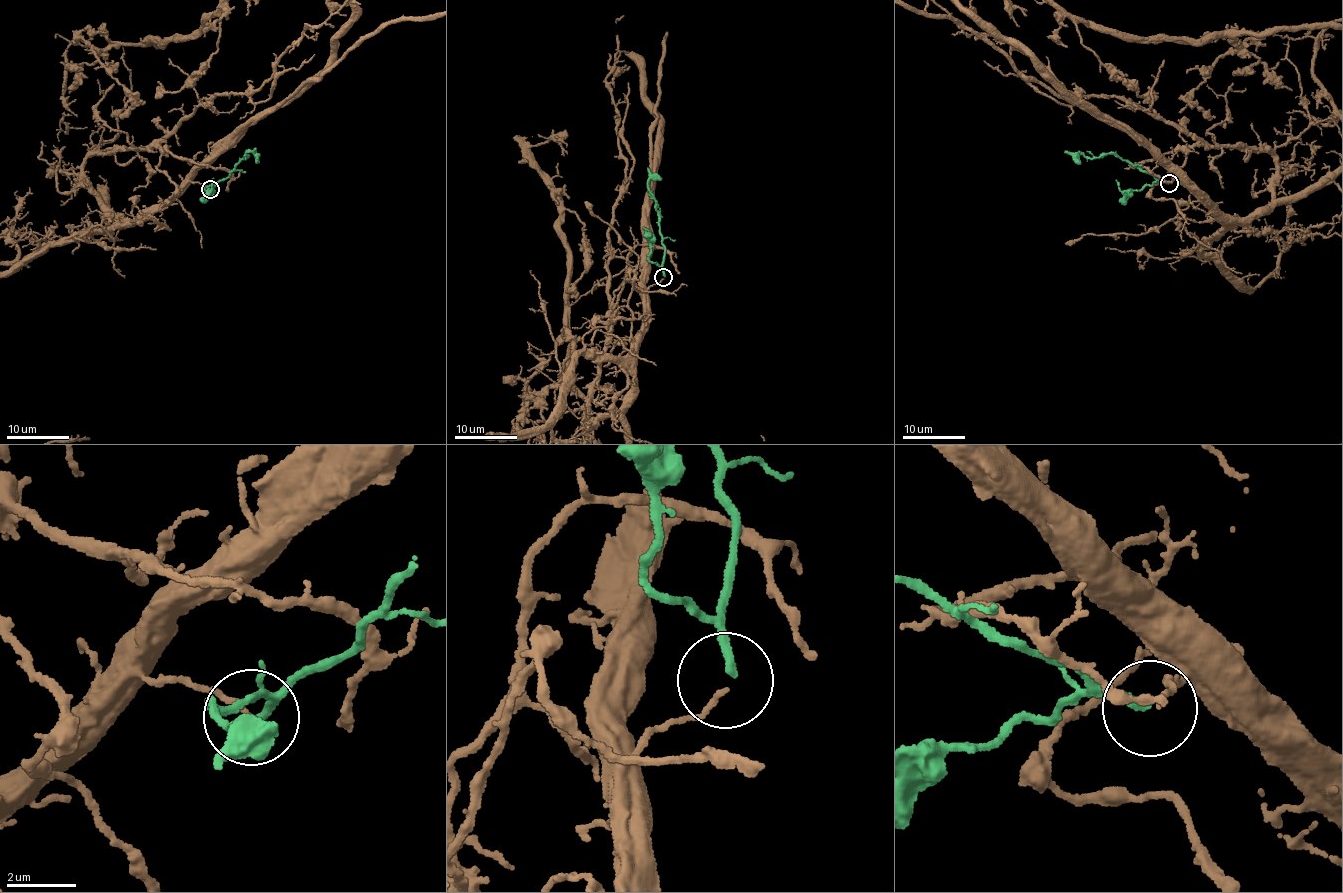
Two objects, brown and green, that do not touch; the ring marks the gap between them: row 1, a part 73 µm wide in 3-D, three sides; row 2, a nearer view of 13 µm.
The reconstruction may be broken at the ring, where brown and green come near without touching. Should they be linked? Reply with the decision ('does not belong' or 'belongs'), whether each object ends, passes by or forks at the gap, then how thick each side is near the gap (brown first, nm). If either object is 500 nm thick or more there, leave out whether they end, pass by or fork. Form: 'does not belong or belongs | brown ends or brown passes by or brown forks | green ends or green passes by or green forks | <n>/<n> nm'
does not belong | brown ends | green ends | 150/260 nm

